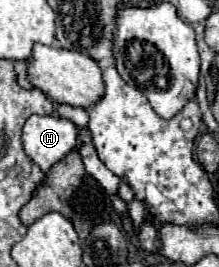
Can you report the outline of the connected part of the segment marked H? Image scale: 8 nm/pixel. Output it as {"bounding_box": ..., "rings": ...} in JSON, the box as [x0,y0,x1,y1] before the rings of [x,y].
{"bounding_box":[22,116,78,172],"rings":[[[30,116],[22,130],[22,146],[26,156],[48,172],[72,148],[76,148],[78,130],[70,120],[60,116]]]}

